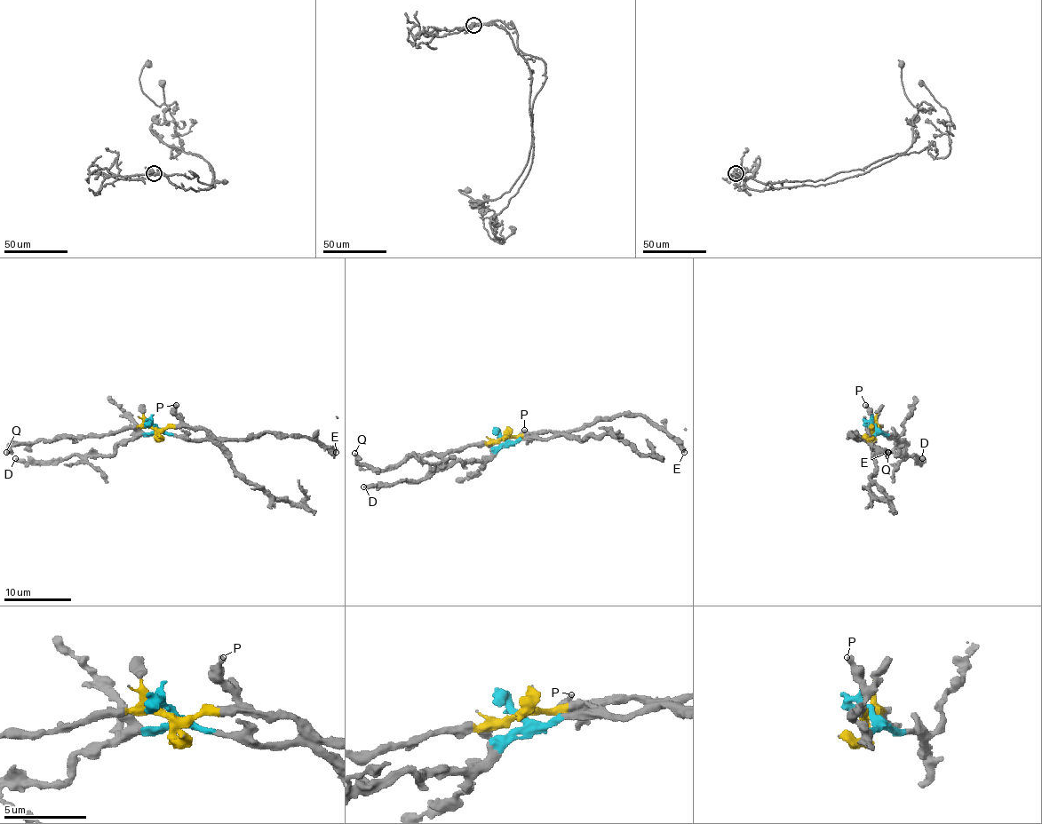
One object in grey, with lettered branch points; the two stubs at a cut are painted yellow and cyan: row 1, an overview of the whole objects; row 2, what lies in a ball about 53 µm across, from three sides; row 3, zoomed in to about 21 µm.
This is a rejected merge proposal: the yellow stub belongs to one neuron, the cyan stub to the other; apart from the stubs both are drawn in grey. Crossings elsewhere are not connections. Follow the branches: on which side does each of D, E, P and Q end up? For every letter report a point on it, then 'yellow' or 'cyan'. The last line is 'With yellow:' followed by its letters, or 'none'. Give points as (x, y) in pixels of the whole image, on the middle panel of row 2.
D: place (363, 487); cyan
E: place (684, 452); yellow
P: place (524, 430); yellow
Q: place (354, 453); yellow
With yellow: E, P, Q

